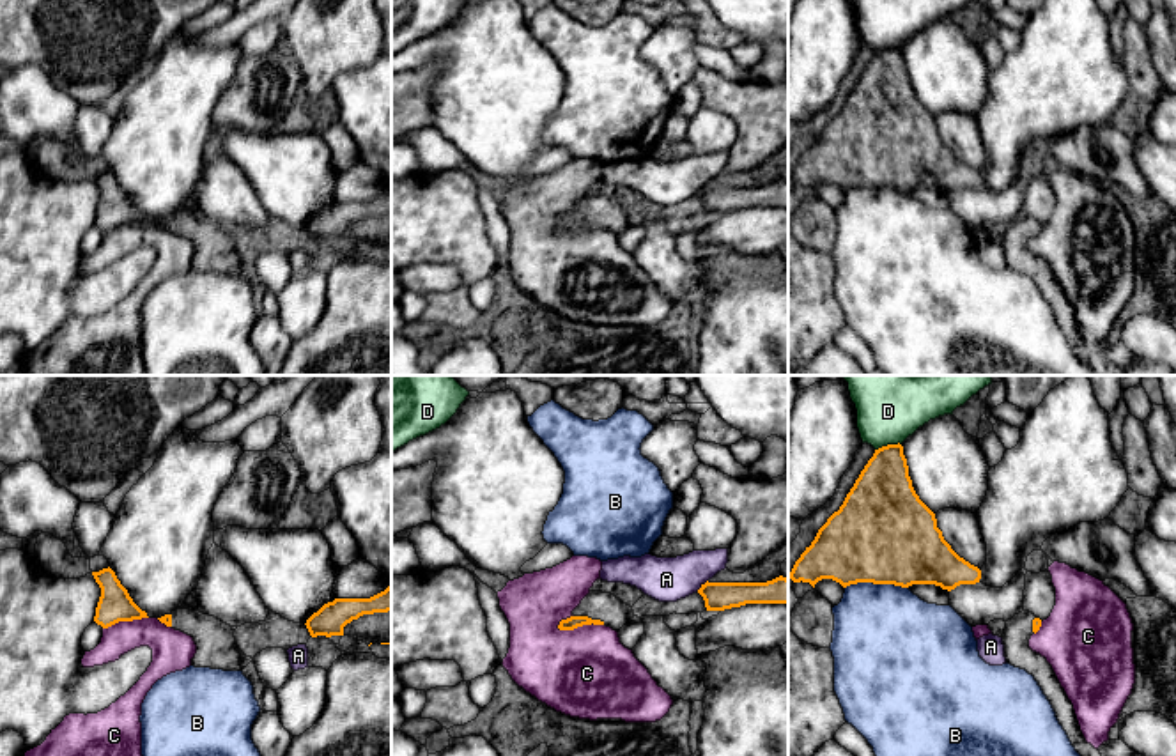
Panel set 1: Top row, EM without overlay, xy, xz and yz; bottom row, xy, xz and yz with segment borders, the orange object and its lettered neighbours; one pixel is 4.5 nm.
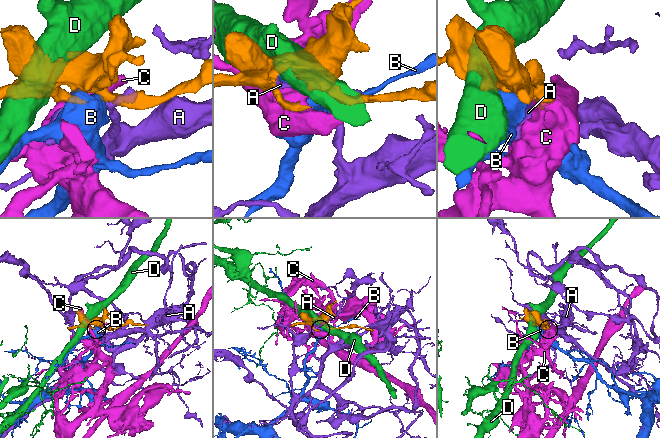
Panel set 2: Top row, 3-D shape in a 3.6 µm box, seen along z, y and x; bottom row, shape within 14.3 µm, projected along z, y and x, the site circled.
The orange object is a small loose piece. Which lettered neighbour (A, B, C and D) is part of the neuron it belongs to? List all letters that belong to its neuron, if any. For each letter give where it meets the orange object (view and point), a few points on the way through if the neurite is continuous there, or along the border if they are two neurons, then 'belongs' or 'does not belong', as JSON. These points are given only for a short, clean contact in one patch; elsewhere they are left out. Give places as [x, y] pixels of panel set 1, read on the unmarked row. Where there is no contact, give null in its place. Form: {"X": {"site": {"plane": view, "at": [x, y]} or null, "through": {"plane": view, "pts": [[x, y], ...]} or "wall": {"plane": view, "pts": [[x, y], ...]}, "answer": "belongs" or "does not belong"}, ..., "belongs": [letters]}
{"A": {"site": {"plane": "xz", "at": [702, 188]}, "answer": "does not belong"}, "B": {"site": {"plane": "yz", "at": [875, 186]}, "wall": {"plane": "yz", "pts": [[907, 190], [851, 186], [845, 192]]}, "answer": "does not belong"}, "C": {"site": {"plane": "xz", "at": [580, 229]}, "answer": "does not belong"}, "D": {"site": {"plane": "yz", "at": [888, 48]}, "answer": "does not belong"}, "belongs": []}

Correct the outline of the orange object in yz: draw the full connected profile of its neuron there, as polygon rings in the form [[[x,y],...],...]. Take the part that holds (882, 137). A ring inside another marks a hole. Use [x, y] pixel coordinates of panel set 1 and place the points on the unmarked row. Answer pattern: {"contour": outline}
{"contour": [[[898,46],[875,53],[839,113],[795,165],[790,182],[809,186],[813,191],[822,182],[832,182],[843,191],[857,186],[901,191],[935,188],[951,195],[960,188],[979,186],[981,174],[960,161],[944,143],[935,117],[912,90],[903,50]]]}

